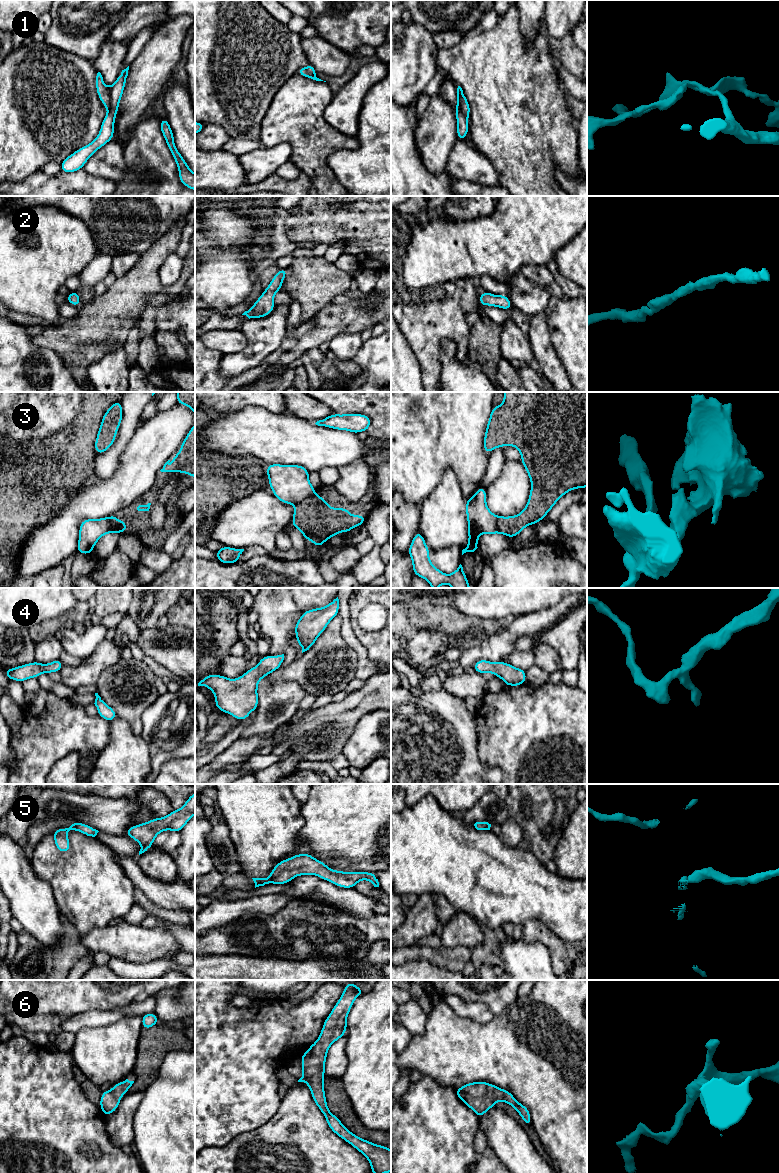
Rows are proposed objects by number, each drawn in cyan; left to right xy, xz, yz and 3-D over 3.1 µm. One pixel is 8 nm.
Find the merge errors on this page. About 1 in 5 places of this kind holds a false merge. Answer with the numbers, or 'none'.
1, 3, 5

